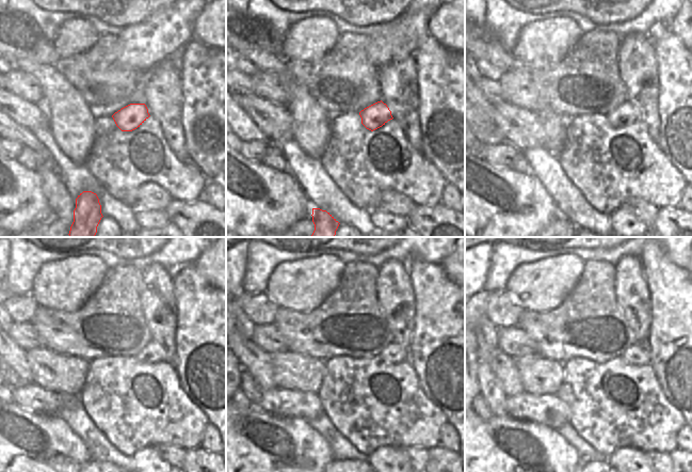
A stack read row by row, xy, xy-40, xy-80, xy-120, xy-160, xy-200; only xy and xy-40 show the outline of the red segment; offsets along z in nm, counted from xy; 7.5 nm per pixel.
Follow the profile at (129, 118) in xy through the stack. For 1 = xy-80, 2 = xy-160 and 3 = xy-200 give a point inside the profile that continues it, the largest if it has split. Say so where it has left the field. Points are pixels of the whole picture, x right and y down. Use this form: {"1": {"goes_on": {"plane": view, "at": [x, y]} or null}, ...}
{"1": {"goes_on": {"plane": "xy-80", "at": [625, 114]}}, "2": {"goes_on": {"plane": "xy-160", "at": [393, 354]}}, "3": {"goes_on": {"plane": "xy-200", "at": [636, 355]}}}

